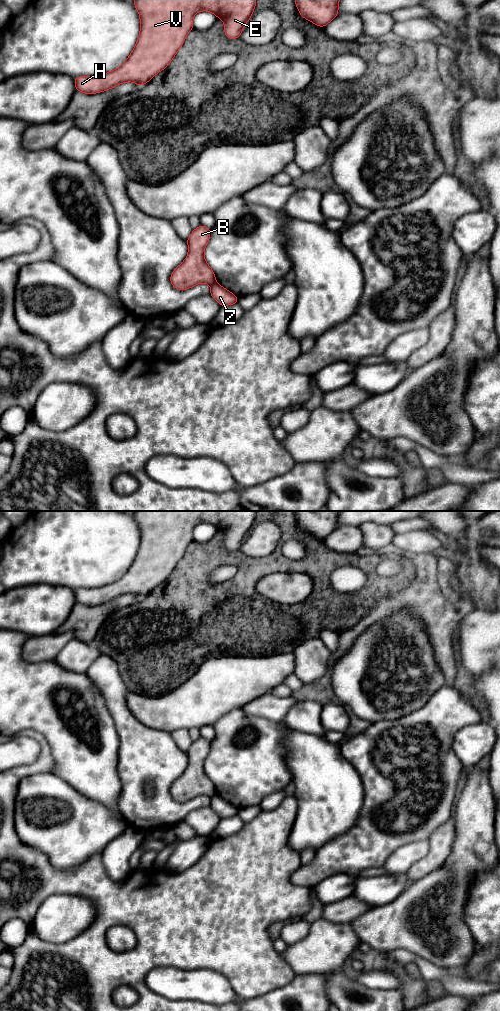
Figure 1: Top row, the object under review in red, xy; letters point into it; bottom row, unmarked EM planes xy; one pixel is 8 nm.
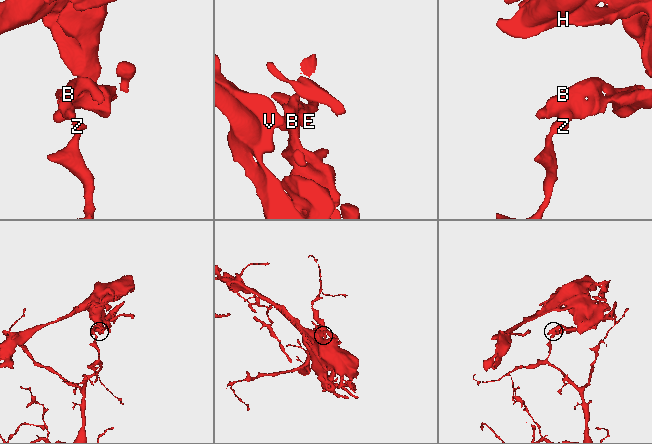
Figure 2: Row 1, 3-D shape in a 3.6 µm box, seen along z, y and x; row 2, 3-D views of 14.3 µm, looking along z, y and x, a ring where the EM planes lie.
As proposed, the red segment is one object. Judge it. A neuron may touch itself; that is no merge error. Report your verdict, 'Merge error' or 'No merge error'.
Merge error

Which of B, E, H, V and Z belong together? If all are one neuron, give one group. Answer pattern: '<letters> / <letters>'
B E H V / Z

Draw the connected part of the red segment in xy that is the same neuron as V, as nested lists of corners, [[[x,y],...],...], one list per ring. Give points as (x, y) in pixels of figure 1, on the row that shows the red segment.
[[[135,0],[140,16],[140,33],[127,60],[114,71],[97,76],[80,76],[74,79],[77,91],[85,94],[104,92],[125,82],[142,86],[165,69],[182,47],[187,34],[193,29],[193,17],[199,11],[209,11],[224,21],[224,33],[229,39],[239,38],[253,15],[256,0]]]

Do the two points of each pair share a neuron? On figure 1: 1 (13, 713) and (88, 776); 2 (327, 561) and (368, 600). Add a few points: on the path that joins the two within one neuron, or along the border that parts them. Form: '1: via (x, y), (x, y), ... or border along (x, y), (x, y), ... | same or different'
1: via (34, 713), (76, 755) | same
2: via (337, 569), (358, 590) | same

